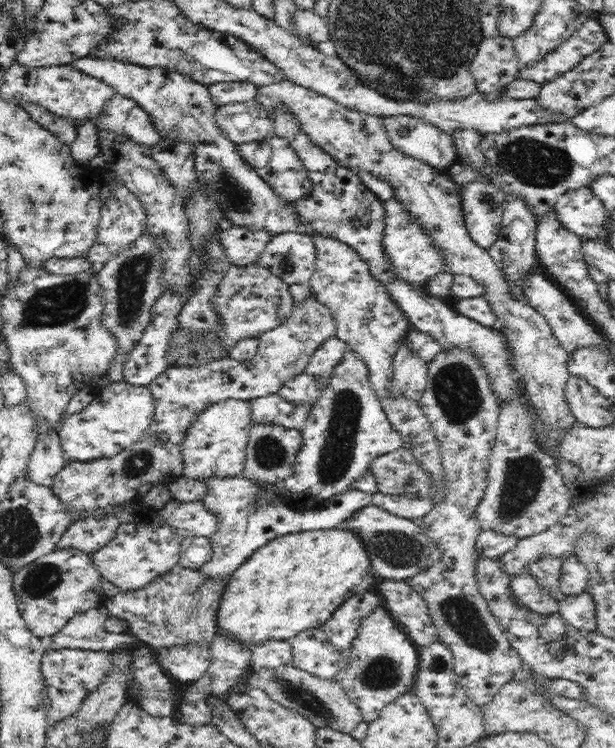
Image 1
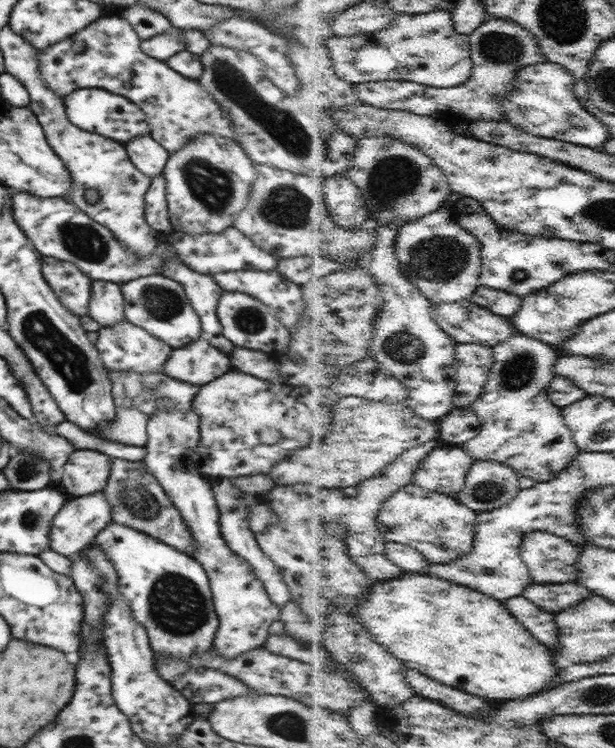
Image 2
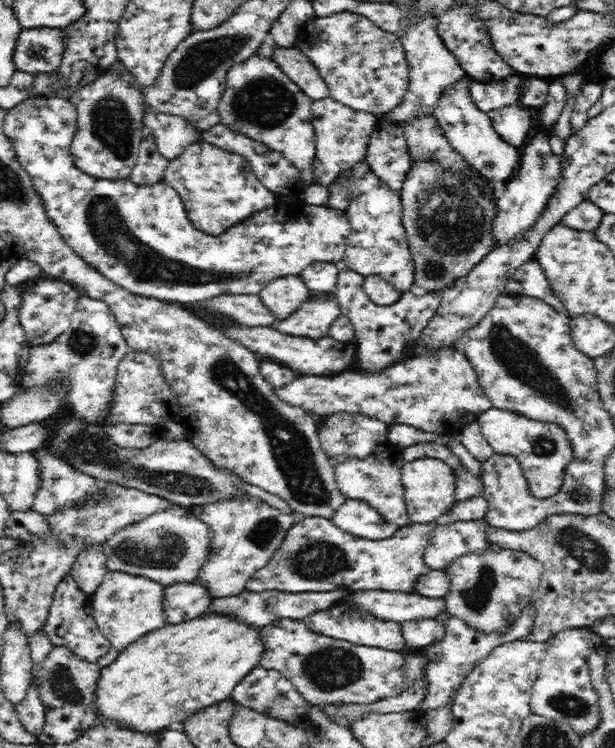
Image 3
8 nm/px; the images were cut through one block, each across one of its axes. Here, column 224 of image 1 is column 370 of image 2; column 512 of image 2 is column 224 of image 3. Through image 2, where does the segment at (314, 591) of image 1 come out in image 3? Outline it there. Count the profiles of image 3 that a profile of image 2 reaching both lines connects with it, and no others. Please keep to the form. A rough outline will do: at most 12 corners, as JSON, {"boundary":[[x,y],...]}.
{"boundary":[[204,612],[101,670],[101,717],[152,732],[261,664],[263,628]]}

